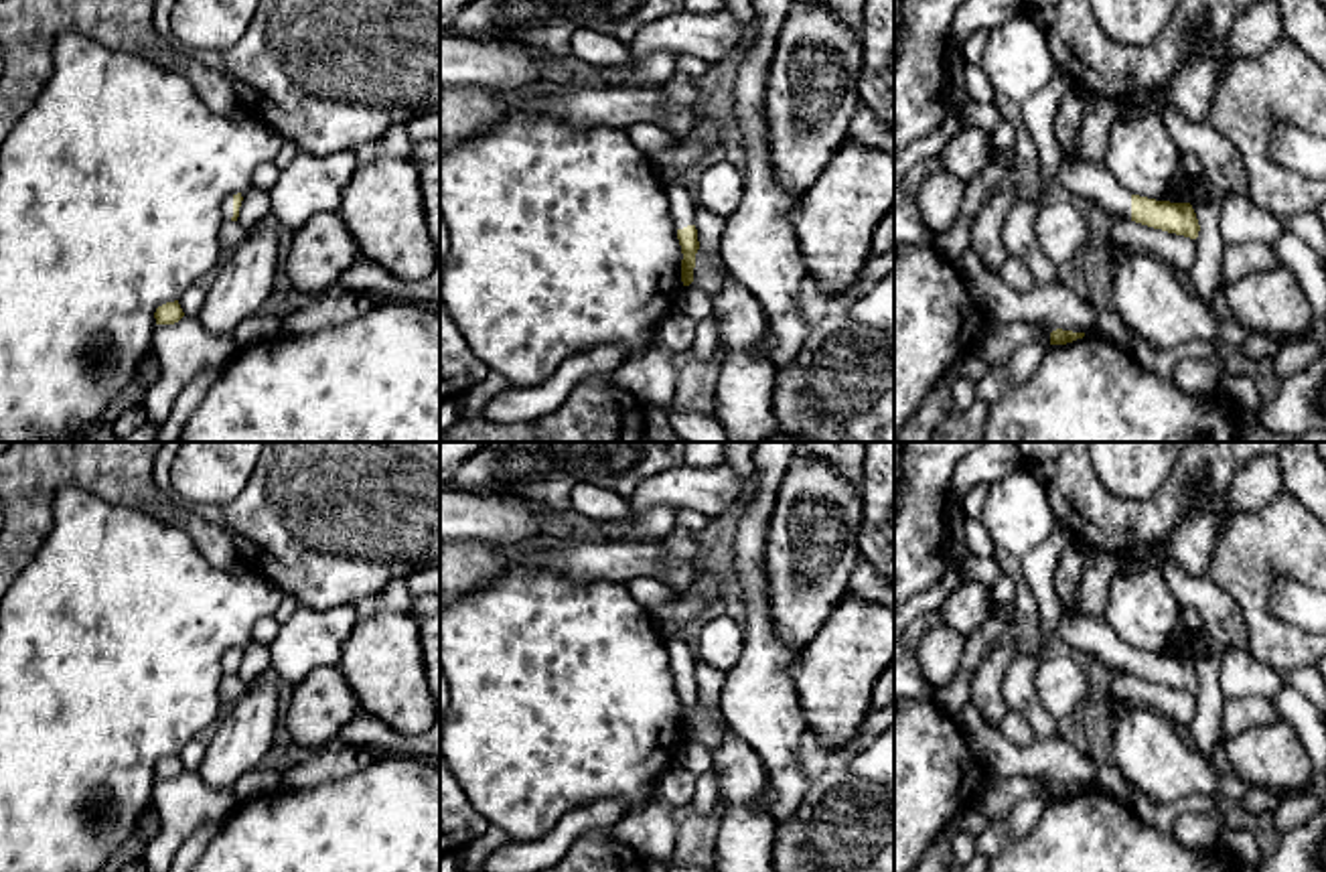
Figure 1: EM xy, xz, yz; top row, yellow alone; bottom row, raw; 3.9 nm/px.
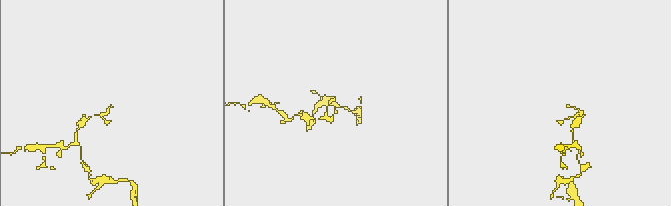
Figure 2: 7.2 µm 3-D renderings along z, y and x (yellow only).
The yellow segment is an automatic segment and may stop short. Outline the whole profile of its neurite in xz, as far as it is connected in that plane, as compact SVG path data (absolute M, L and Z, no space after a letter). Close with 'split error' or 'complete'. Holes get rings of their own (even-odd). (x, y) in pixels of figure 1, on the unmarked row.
M683 633L673 635L667 641L667 655L671 659L671 669L677 681L677 694L681 700L681 736L689 740L693 736L695 708L699 704L697 683L695 683L695 649L683 639Z; split error

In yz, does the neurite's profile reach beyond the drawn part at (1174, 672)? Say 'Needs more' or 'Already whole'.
Needs more

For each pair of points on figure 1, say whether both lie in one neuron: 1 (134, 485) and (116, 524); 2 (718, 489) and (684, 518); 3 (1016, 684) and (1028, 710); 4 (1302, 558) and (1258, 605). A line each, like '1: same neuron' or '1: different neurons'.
1: different neurons
2: different neurons
3: same neuron
4: same neuron

